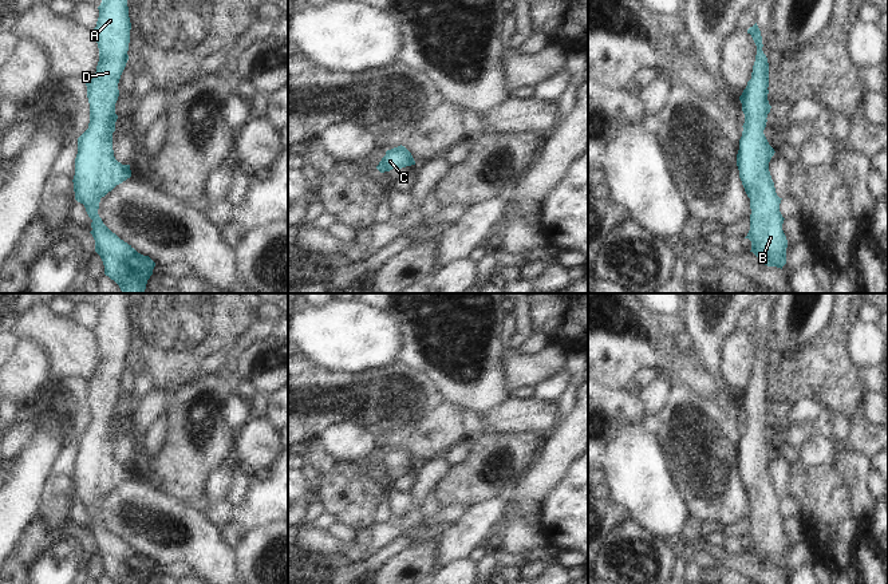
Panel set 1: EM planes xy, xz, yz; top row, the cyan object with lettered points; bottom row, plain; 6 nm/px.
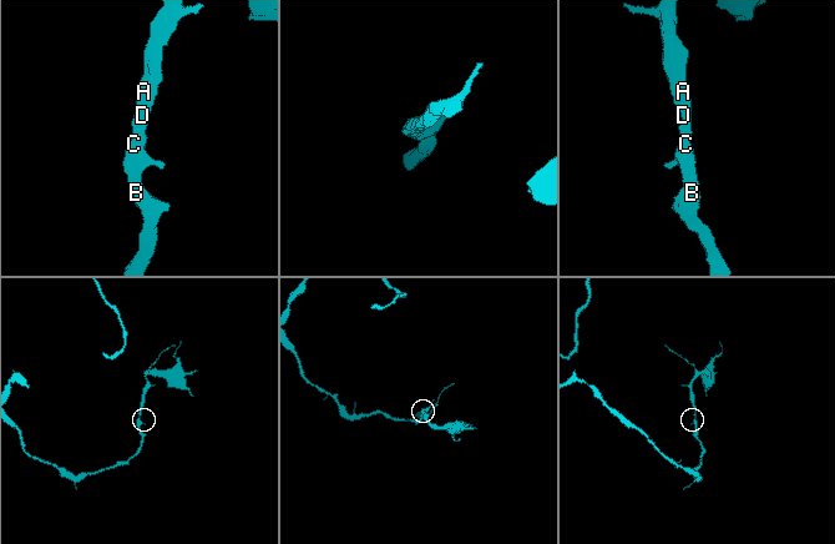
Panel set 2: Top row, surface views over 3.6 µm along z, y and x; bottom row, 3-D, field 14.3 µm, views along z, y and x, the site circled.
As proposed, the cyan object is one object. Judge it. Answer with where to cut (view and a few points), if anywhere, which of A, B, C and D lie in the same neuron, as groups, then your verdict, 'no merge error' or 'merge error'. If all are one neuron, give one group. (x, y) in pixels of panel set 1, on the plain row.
cut none; groups A B C D; no merge error

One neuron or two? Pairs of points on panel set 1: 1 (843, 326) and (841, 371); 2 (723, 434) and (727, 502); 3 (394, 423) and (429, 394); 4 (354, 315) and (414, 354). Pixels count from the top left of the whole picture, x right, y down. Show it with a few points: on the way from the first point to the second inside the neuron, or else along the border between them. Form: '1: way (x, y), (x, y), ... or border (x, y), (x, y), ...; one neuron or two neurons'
1: way (837, 336), (837, 360); one neuron
2: way (723, 452), (723, 485); one neuron
3: way (402, 415), (421, 397); one neuron
4: border (390, 316), (402, 334), (402, 350), (398, 359); two neurons

